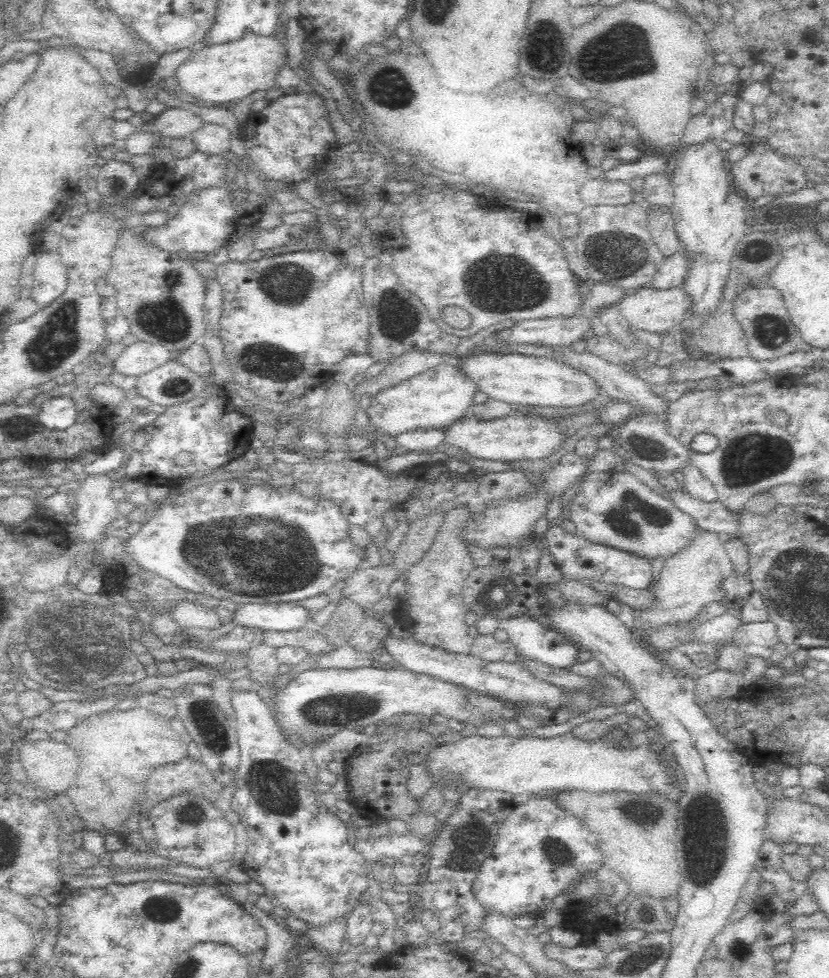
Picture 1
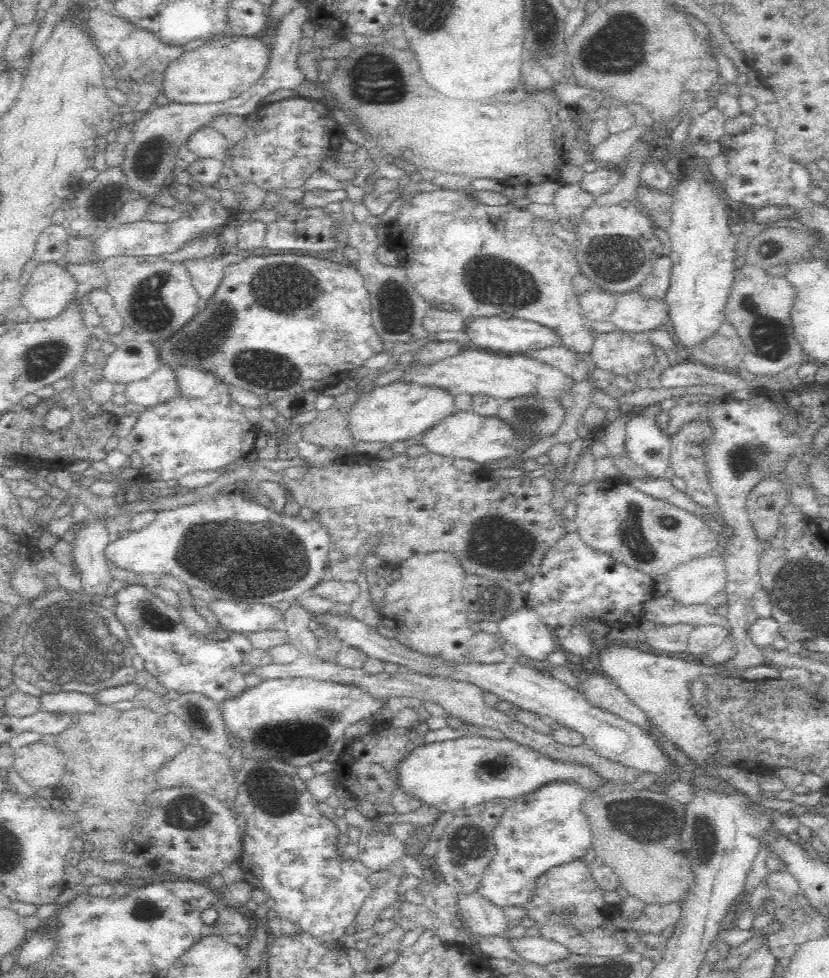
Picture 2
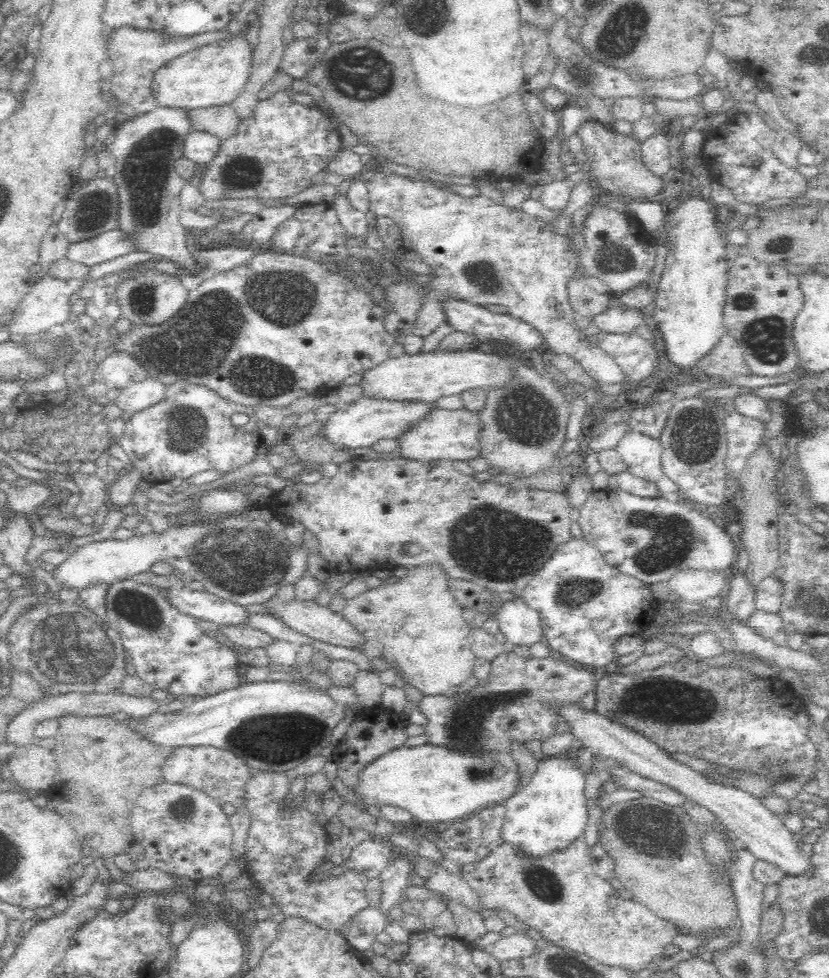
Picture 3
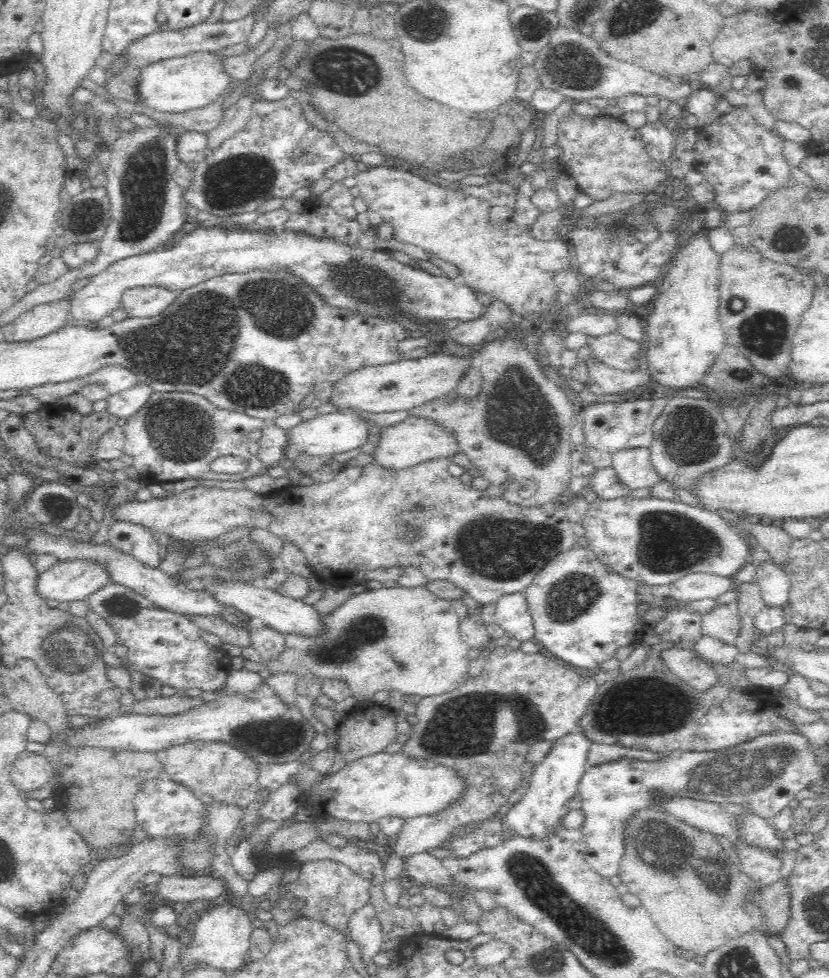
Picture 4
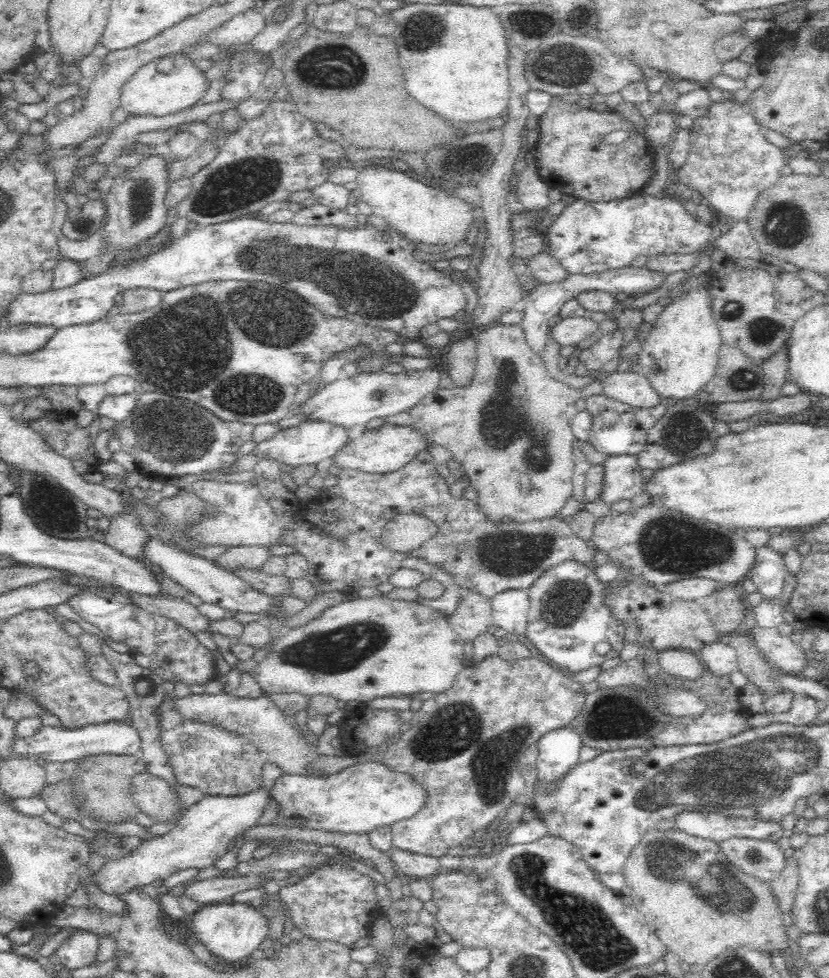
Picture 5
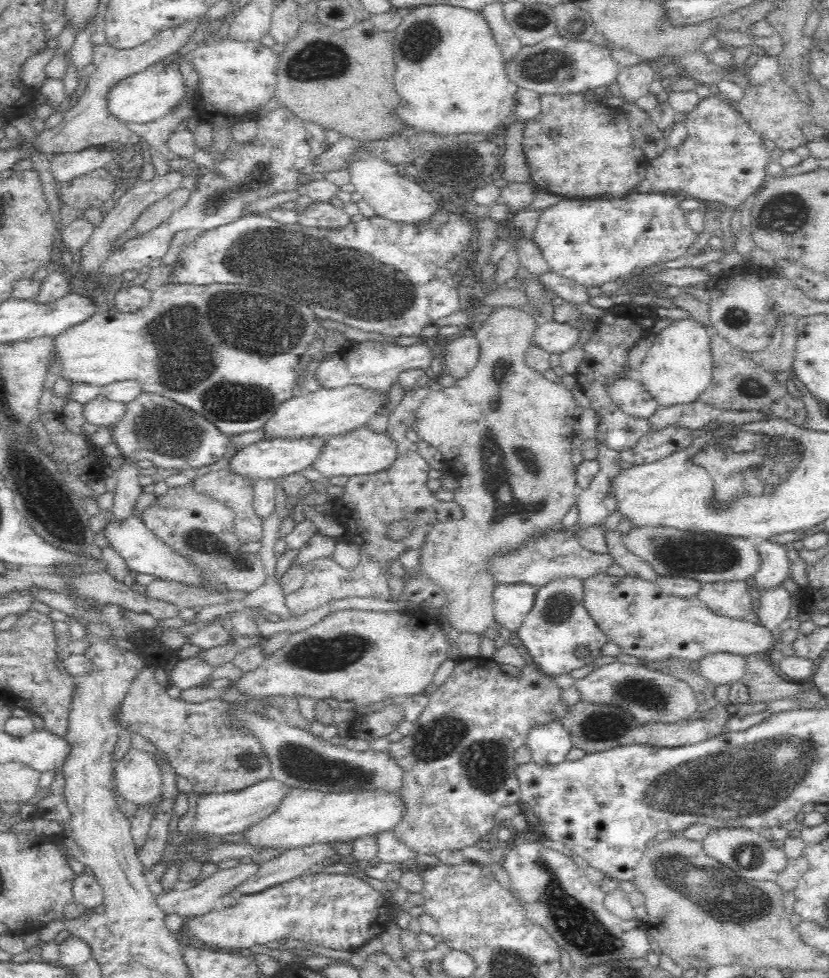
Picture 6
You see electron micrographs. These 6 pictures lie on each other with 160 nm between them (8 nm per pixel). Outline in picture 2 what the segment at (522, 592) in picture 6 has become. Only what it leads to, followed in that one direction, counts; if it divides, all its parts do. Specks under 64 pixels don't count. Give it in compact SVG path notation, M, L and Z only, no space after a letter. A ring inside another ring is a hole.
M521 603L521 609L502 616L497 623L501 640L514 645L526 659L541 662L563 650L553 630L526 604Z

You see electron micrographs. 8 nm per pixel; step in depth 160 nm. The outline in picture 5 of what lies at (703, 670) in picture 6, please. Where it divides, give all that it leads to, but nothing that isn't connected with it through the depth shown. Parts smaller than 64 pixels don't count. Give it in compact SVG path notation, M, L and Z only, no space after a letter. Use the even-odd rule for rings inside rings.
M716 640L706 644L699 652L700 659L714 676L731 675L738 667L737 653L727 642Z

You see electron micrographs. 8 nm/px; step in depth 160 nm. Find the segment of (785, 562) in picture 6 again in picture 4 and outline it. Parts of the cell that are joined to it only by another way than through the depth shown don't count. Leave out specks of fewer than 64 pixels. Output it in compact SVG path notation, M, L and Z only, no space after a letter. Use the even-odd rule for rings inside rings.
M778 564L760 565L755 569L755 576L766 607L782 608L788 602L790 581Z

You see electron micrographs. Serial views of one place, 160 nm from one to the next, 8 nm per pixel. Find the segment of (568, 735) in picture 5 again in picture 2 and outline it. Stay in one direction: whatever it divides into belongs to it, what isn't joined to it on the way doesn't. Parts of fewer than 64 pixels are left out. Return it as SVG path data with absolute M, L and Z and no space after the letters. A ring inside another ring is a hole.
M558 782L558 784L548 784L540 790L516 798L494 827L492 834L495 842L494 856L488 860L488 864L482 872L476 893L500 908L524 907L537 893L541 876L544 876L549 870L556 869L557 866L582 861L582 856L593 848L588 819L580 810L580 800L586 798L587 795L582 788L574 784Z

